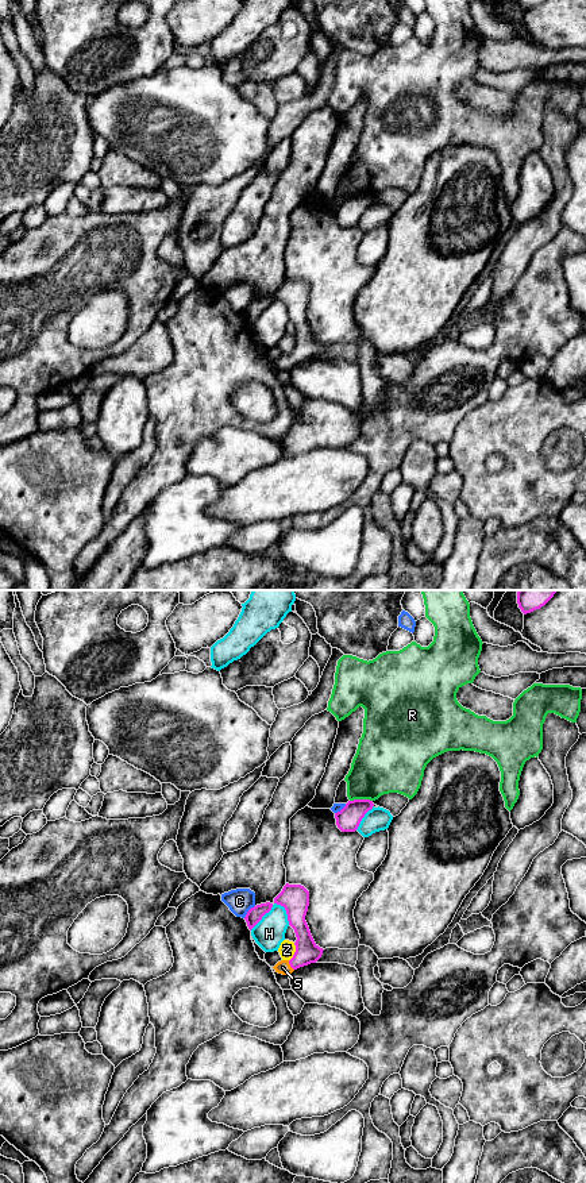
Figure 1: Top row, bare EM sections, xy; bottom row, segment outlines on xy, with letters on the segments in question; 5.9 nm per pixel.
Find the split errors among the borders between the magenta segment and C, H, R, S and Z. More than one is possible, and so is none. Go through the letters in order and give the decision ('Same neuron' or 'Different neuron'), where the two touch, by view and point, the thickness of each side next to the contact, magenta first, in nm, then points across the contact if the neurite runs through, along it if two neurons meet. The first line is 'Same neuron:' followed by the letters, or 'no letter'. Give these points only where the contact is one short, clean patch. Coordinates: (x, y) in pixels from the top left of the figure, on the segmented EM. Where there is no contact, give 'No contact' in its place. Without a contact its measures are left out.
Same neuron: S
C: Different neuron. Touches magenta at xy (247, 912). Thickness 90 nm (magenta) against 150 nm
H: Different neuron. Touches magenta at xy (268, 912). Thickness 170 nm (magenta) against 180 nm
R: Different neuron. Touches magenta at xy (361, 800). Thickness 140 nm (magenta) against 340 nm. Boundary: xy (371, 800), (350, 801)
S: Same neuron. Touches magenta at xy (290, 966). Thickness 140 nm (magenta) against 80 nm. Path across: xy (307, 951), (290, 966), (282, 967)
Z: Different neuron. Touches magenta at xy (295, 952). Thickness 140 nm (magenta) against 100 nm

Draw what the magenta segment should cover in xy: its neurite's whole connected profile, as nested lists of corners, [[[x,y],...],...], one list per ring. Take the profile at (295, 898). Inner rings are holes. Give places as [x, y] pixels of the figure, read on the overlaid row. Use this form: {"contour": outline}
{"contour": [[[286,883],[282,891],[274,898],[274,903],[285,908],[289,925],[296,933],[296,952],[290,960],[281,960],[273,968],[282,975],[290,975],[294,970],[316,963],[321,955],[320,948],[309,930],[305,916],[309,906],[309,891],[301,885]]]}

